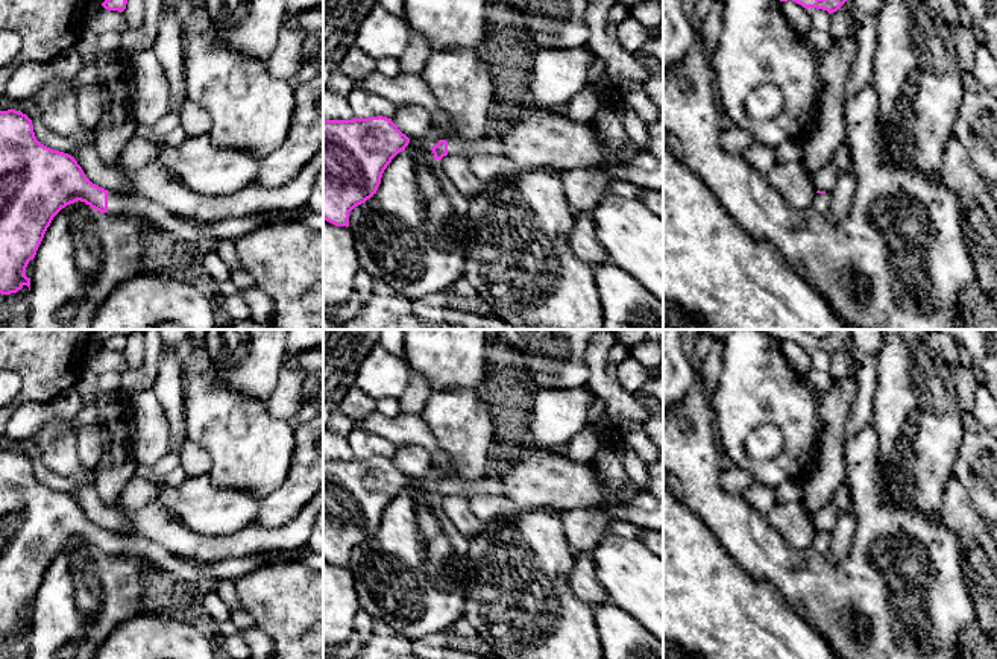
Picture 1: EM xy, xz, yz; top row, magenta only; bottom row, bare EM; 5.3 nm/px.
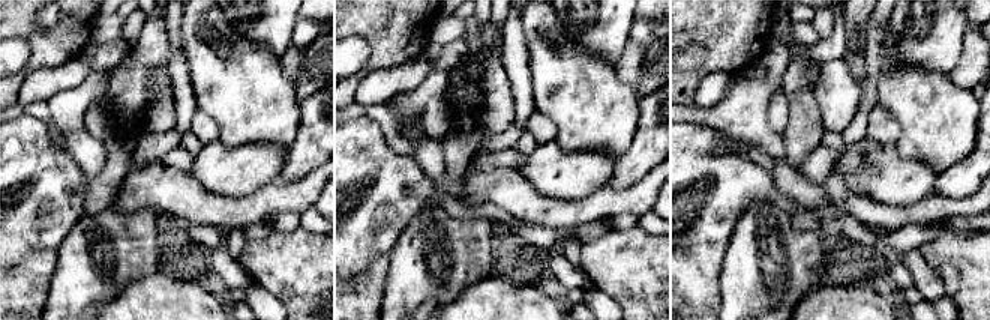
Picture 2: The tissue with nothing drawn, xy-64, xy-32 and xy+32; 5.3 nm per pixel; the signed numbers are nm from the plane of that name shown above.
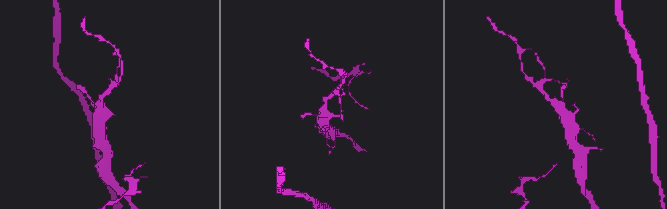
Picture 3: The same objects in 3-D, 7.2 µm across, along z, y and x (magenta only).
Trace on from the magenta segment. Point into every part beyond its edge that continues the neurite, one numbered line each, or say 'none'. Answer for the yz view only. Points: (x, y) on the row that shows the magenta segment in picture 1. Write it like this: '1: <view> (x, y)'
1: yz (821, 201)

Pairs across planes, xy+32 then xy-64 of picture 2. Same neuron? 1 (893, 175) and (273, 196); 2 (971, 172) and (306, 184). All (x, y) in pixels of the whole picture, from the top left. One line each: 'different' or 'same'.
1: different
2: different

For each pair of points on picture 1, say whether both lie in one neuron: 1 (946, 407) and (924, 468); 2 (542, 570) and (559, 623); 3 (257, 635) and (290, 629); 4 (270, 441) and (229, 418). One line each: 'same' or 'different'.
1: same
2: same
3: different
4: same

